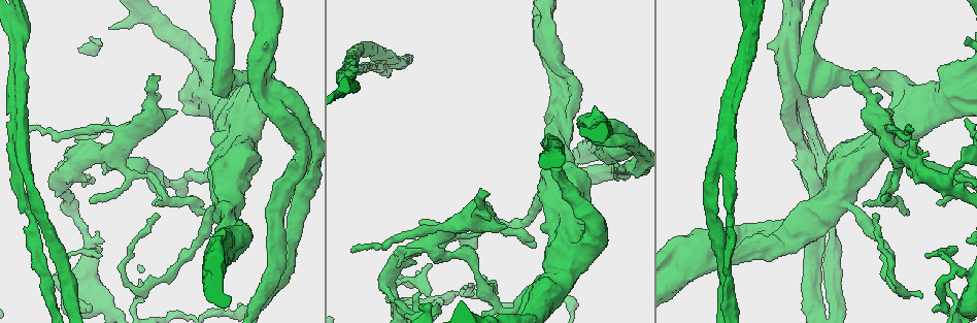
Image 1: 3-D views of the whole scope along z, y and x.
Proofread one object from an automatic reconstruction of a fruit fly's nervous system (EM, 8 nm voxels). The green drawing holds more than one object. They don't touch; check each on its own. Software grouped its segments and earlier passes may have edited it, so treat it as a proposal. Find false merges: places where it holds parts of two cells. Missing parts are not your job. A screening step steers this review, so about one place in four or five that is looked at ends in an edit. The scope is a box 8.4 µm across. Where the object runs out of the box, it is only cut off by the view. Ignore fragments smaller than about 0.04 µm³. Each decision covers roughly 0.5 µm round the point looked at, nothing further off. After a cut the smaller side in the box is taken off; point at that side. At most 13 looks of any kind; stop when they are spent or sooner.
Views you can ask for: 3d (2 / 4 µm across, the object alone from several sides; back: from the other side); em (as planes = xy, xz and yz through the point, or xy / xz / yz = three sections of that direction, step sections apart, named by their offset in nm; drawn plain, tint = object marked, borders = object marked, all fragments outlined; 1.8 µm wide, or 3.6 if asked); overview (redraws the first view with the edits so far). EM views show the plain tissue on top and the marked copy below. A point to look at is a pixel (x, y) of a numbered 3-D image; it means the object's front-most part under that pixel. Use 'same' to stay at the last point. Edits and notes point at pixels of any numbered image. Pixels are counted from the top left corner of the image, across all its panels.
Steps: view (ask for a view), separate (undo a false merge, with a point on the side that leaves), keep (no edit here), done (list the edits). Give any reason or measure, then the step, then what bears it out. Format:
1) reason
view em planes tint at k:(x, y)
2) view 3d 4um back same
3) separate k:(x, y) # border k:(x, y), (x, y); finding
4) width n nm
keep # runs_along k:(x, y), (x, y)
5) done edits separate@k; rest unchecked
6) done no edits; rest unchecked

narrows sharply
view em planes tint at 1:(902, 156)

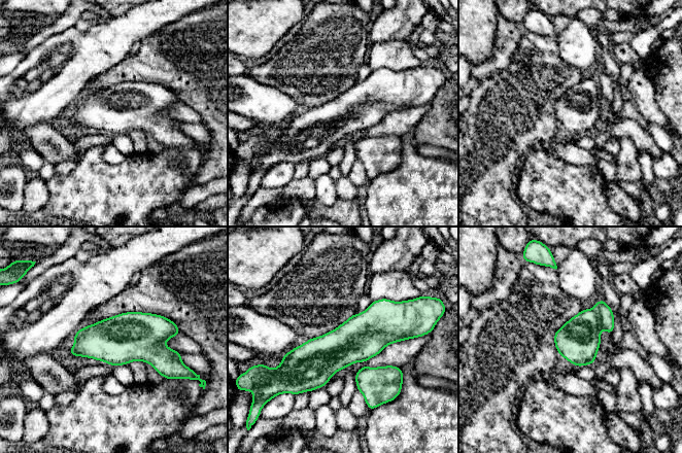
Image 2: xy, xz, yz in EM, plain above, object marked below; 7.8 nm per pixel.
width 340 nm
separate 2:(606, 315) # border 2:(594, 307), (601, 327); a second cell is stuck on

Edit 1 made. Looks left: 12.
arms part here
view em xy step 4 tint at 1:(547, 48)

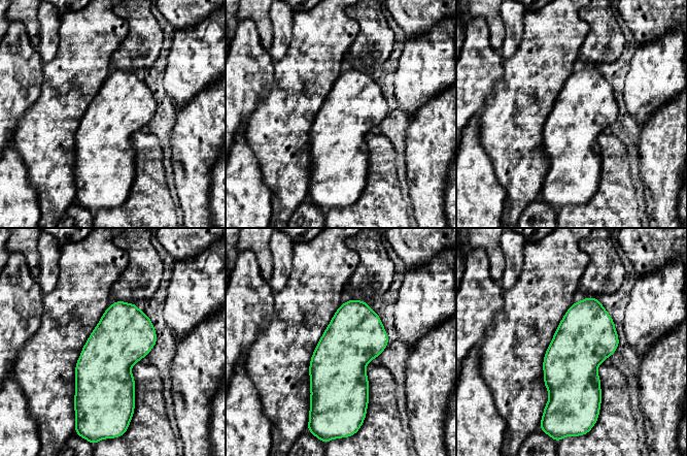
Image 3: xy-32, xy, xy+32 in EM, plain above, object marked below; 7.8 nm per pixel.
keep # one cell here

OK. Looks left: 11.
two arms in line, one across
view 3d 4um back at 1:(748, 38)

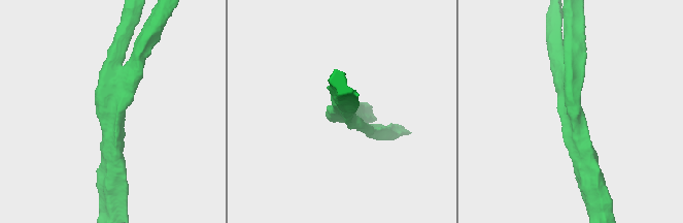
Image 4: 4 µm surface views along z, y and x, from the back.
arms 3; arm_widths 170, 240, 280 nm
view em planes tint at 4:(574, 110)

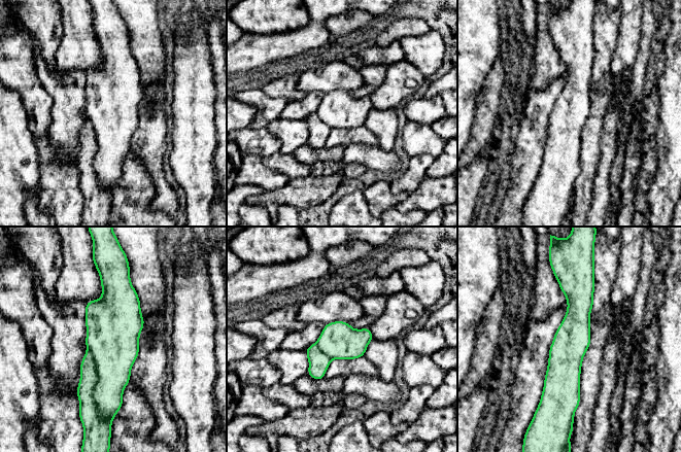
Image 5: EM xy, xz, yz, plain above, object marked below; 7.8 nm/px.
width 280 nm
separate 5:(88, 411) # border 5:(88, 349), (99, 412); a second cell is stuck on

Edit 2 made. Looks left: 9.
view overview

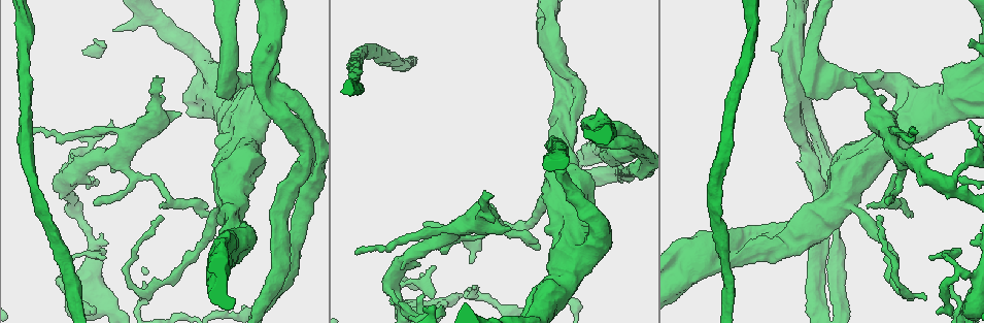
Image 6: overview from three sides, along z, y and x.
two arms at a narrow angle
view 3d 4um at 6:(265, 56)

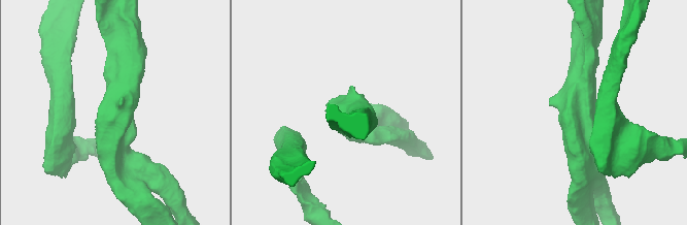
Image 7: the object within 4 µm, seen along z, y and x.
arms 3; arm_widths 300, 360, 360 nm
view em xz step 16 tint at 7:(117, 115)

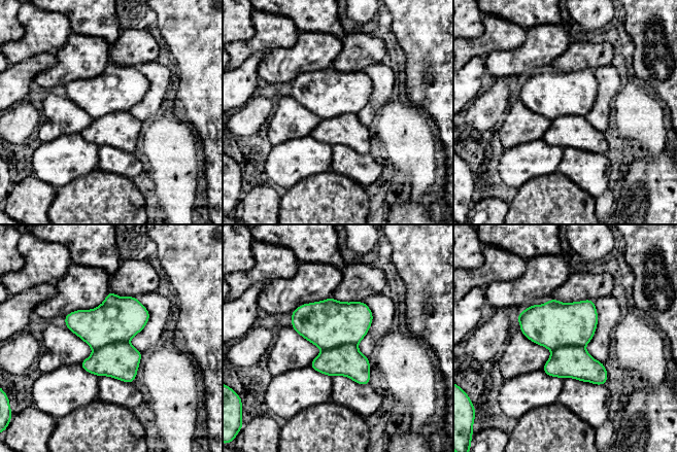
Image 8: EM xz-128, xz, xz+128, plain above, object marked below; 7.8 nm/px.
another direction
view em planes tint same

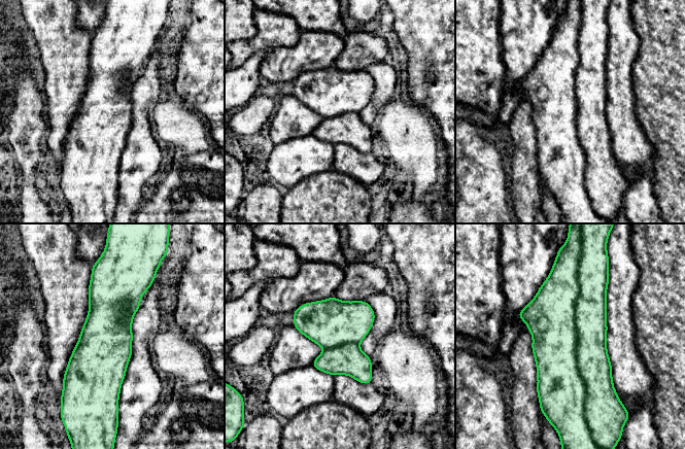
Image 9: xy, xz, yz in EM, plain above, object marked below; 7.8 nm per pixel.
width 420 nm
separate 9:(593, 363) # part_leaving 9:(582, 278), (591, 290), (589, 398); a second cell is stuck on

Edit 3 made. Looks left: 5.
done edits separate@2, separate@5, separate@9; rest unchecked

